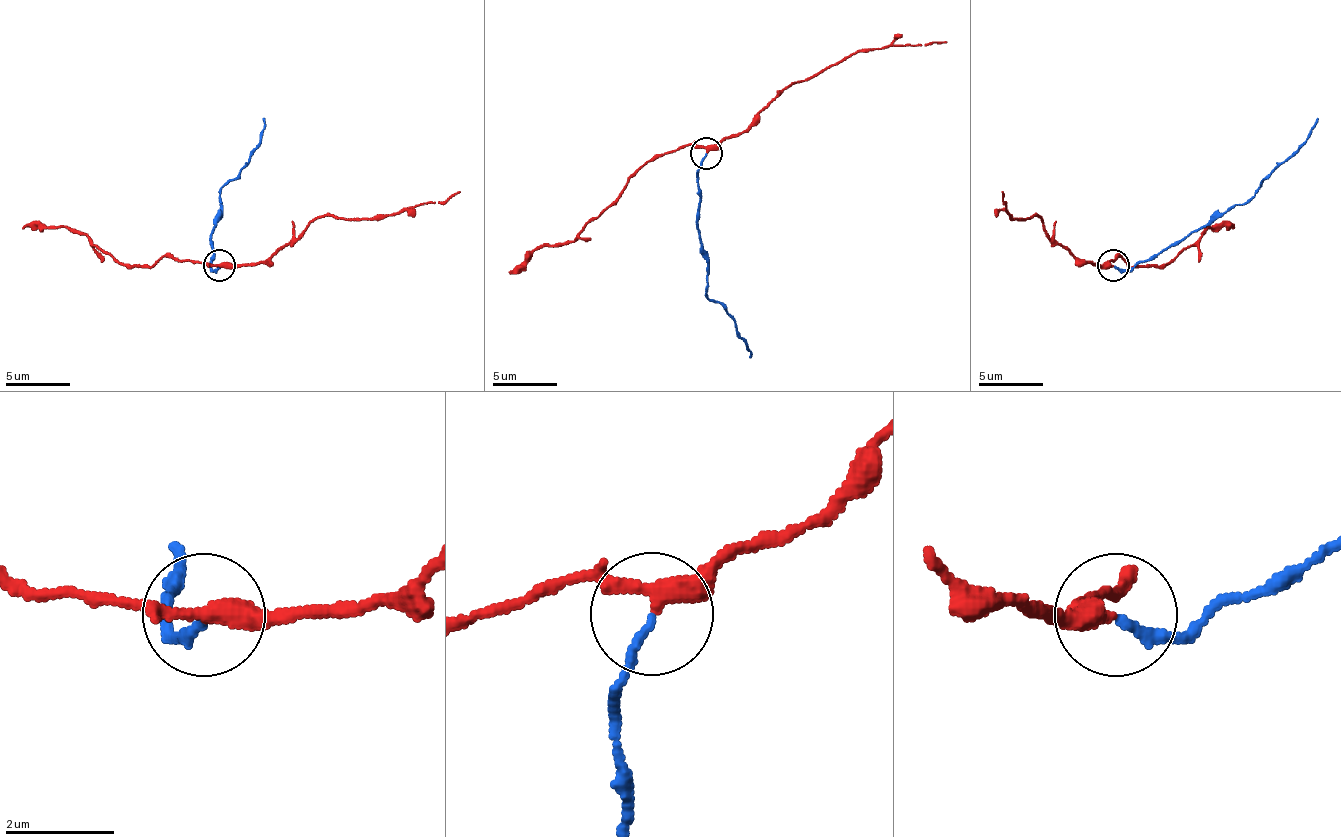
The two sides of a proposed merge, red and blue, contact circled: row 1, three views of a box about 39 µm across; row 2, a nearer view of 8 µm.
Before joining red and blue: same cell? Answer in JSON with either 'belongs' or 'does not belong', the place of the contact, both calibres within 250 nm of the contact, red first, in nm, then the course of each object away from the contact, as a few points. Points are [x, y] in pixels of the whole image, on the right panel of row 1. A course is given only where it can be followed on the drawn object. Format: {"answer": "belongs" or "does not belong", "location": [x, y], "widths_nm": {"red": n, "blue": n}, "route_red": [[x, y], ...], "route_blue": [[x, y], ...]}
{"answer": "belongs", "location": [1113, 265], "widths_nm": {"red": 300, "blue": 160}, "route_red": [[1114, 266], [1082, 263], [1050, 237], [1040, 218], [1011, 218], [1002, 192]], "route_blue": [[1114, 266], [1130, 269], [1153, 260], [1256, 192], [1317, 118]]}

